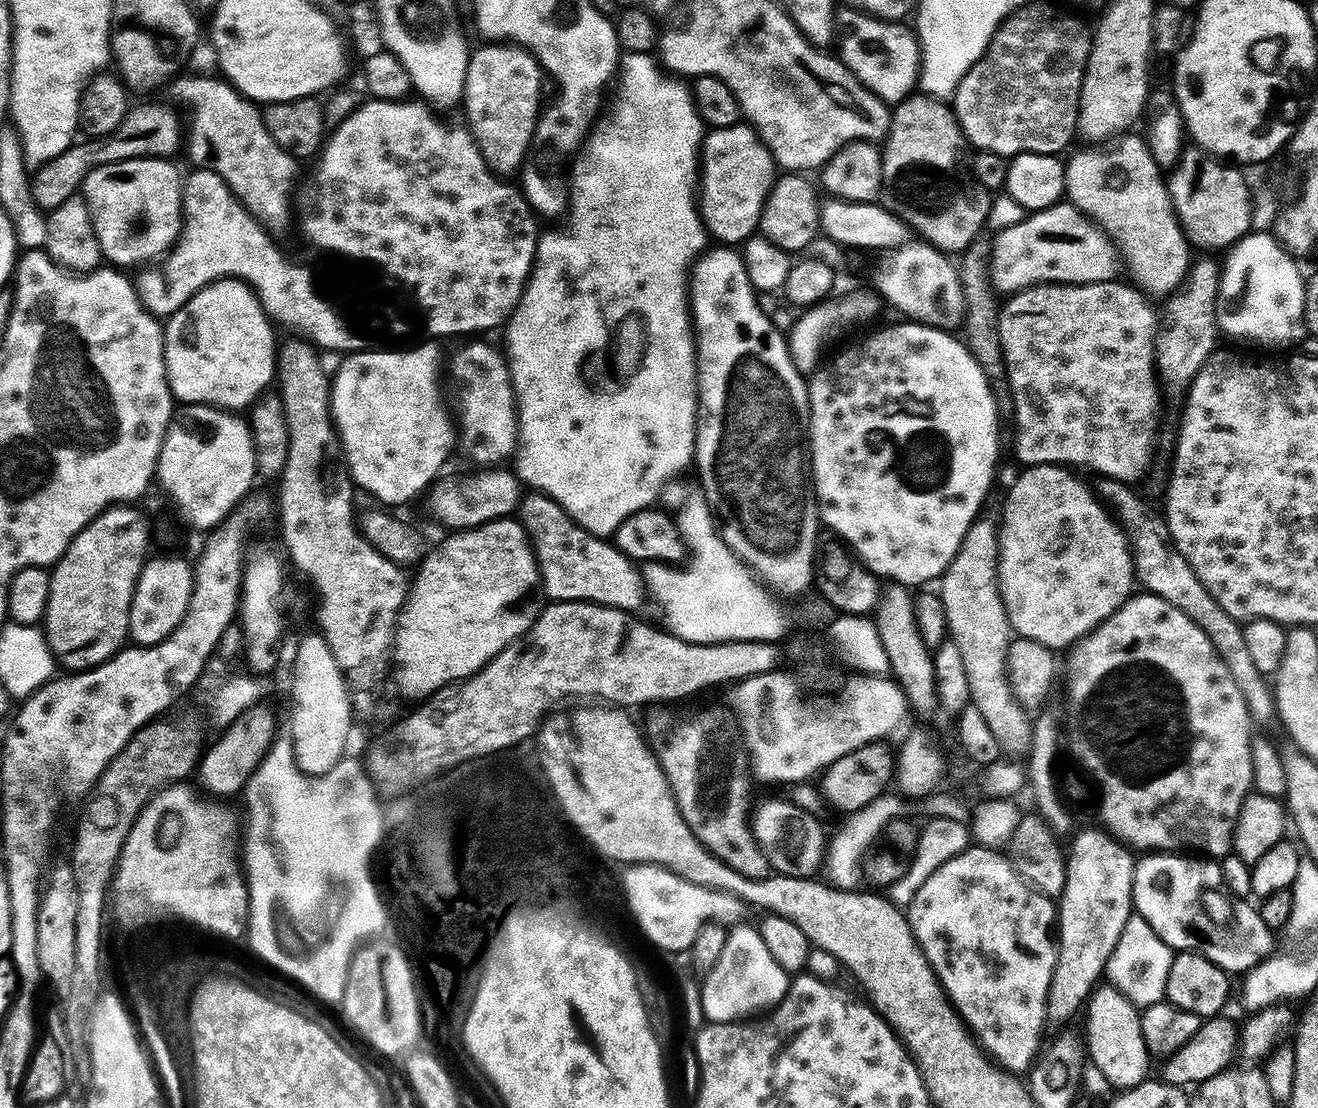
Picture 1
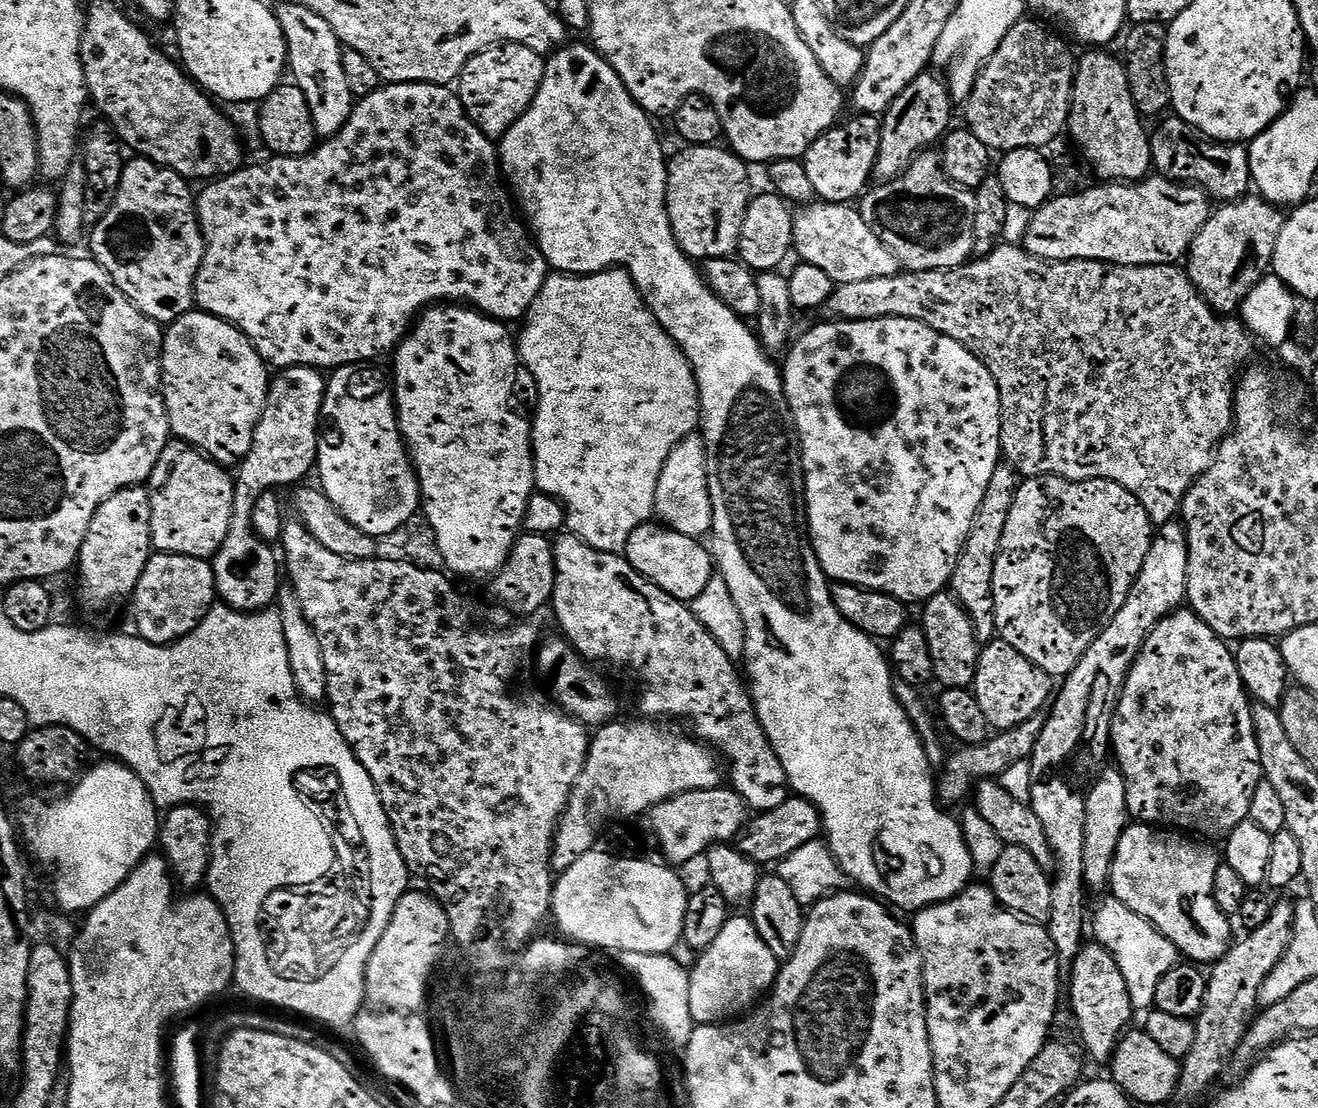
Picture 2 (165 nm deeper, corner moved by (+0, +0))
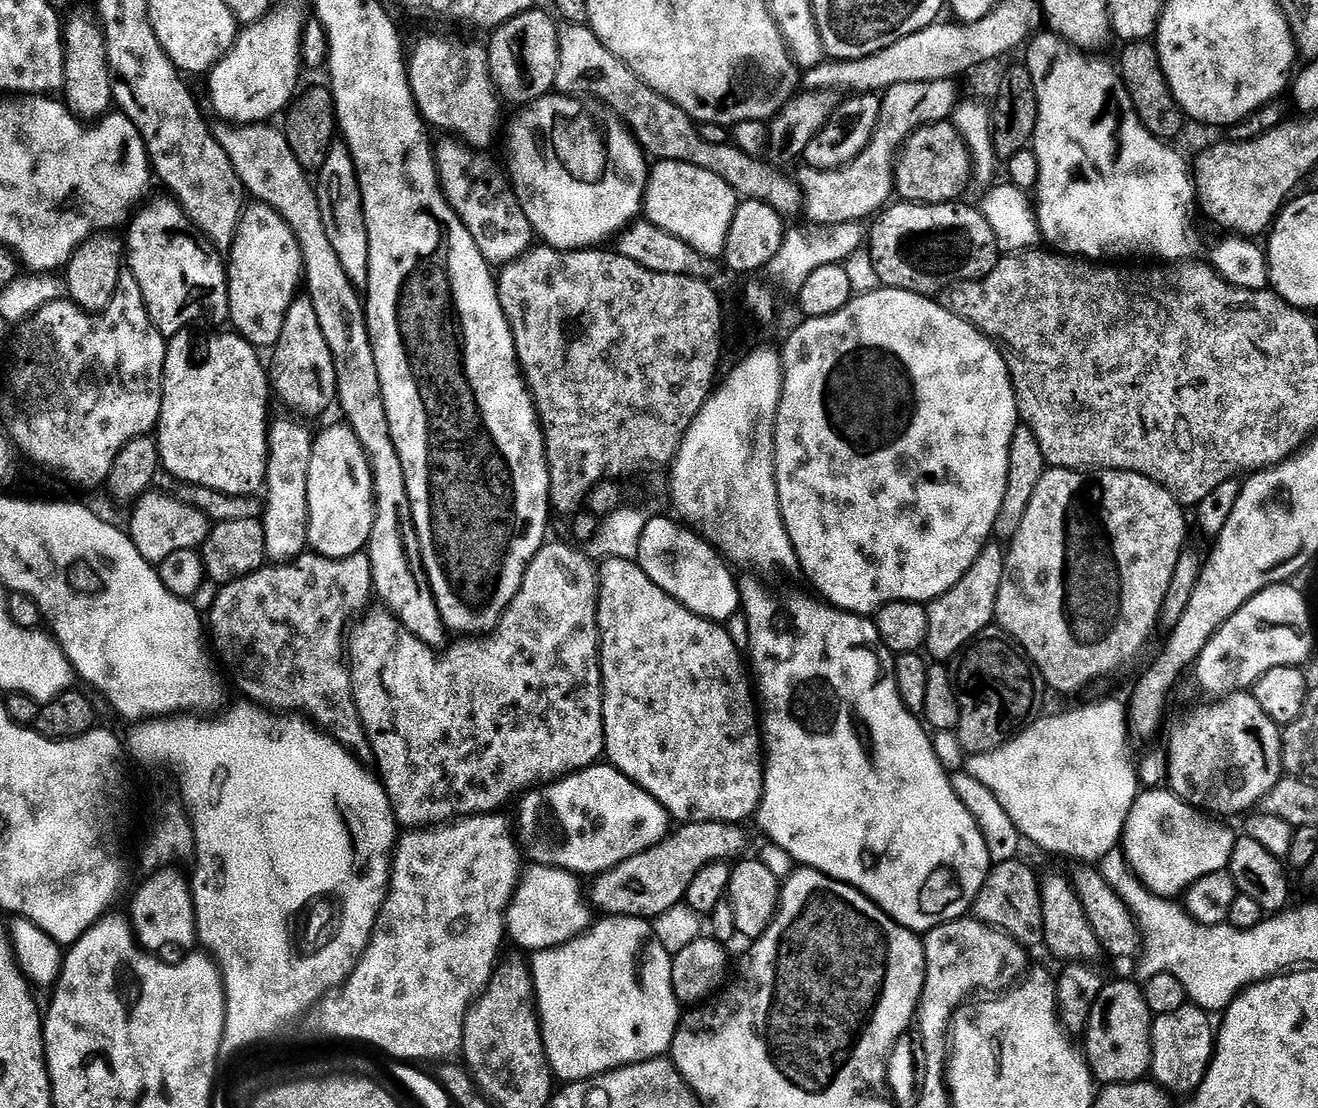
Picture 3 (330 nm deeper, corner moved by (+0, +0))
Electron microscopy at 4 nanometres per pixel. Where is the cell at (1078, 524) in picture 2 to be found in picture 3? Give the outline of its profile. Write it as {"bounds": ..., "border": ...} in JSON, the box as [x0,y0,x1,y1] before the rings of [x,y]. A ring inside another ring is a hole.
{"bounds":[994,468,1186,692],"border":[[[1048,468],[1045,471],[1044,477],[1038,482],[1038,490],[1034,490],[1034,498],[1030,498],[1030,506],[1026,506],[1026,518],[1022,518],[1022,526],[1018,526],[1018,530],[1007,545],[1002,586],[996,595],[994,620],[997,625],[1000,623],[1009,632],[1007,635],[1019,645],[1023,655],[1034,665],[1035,671],[1039,673],[1042,680],[1044,675],[1045,682],[1054,691],[1080,692],[1087,684],[1110,675],[1115,668],[1122,667],[1127,660],[1134,659],[1143,650],[1156,620],[1158,624],[1158,613],[1163,609],[1168,591],[1173,588],[1180,553],[1186,546],[1183,511],[1185,512],[1185,509],[1180,501],[1170,490],[1166,490],[1163,484],[1154,482],[1137,472],[1123,472],[1113,468],[1103,470]]]}

